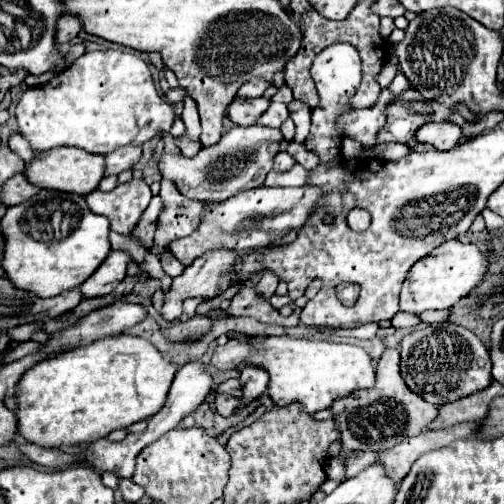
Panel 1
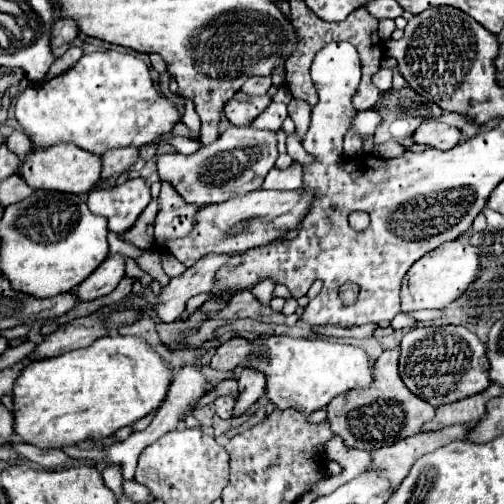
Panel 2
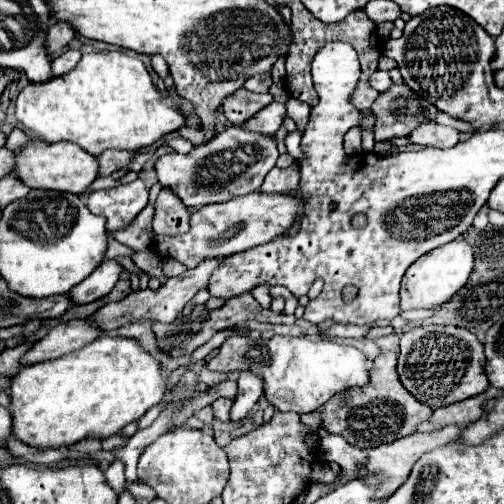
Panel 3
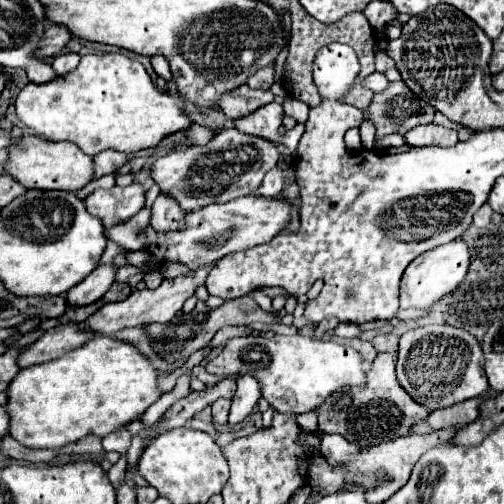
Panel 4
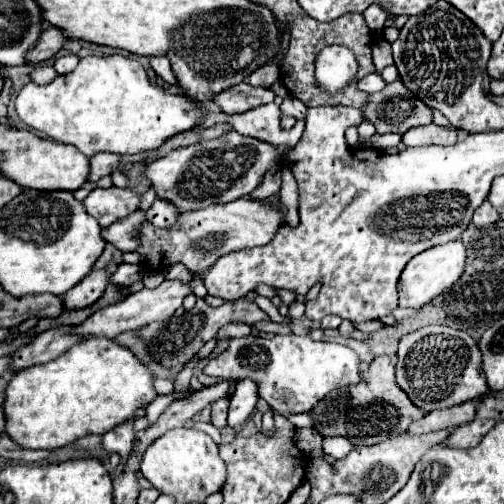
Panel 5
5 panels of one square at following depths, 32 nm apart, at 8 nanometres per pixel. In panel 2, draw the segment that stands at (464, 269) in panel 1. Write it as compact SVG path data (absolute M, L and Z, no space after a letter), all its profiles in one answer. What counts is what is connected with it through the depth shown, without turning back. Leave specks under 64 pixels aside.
M450 240L432 250L428 256L416 260L408 274L402 280L402 312L416 312L424 308L446 308L458 296L462 296L474 282L480 272L480 254L472 244L462 240Z

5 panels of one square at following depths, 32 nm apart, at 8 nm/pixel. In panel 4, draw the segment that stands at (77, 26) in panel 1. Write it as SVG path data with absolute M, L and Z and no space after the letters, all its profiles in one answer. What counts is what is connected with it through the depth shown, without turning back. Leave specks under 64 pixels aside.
M52 24L52 26L48 26L48 30L46 30L44 40L40 42L38 54L40 54L40 56L54 56L54 54L58 54L58 52L68 44L70 38L72 38L72 32L70 32L66 26L62 26L62 24Z

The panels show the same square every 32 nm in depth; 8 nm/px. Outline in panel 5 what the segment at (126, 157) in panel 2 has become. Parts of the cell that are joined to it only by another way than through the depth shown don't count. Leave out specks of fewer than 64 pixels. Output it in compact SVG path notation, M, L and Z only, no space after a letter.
M100 152L100 154L92 156L90 158L90 166L92 166L90 182L96 182L98 178L102 178L106 174L112 174L114 170L118 170L120 162L122 162L122 156L114 154L114 152Z

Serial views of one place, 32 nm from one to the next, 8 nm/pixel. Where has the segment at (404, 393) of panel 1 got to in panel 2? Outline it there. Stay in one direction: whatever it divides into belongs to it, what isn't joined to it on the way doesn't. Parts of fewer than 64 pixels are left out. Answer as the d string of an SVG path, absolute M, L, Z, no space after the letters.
M384 350L374 366L374 382L370 388L352 390L336 396L328 406L328 420L332 432L338 434L348 448L358 450L376 450L396 440L414 436L422 432L422 426L432 420L436 408L420 400L416 394L408 392L404 382L398 376L398 350Z

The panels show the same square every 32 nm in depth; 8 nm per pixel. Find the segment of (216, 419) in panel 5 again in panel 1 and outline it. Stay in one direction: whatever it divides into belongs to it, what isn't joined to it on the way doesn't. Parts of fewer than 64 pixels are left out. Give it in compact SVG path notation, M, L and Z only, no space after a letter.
M216 394L216 402L214 404L216 404L216 412L218 414L230 416L240 406L240 400L234 398L234 396L228 396L228 394Z

